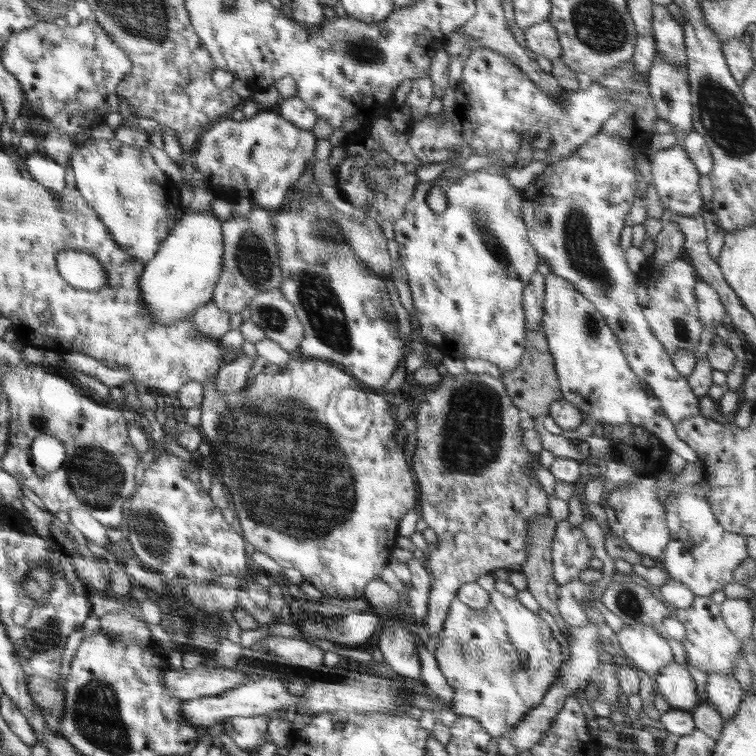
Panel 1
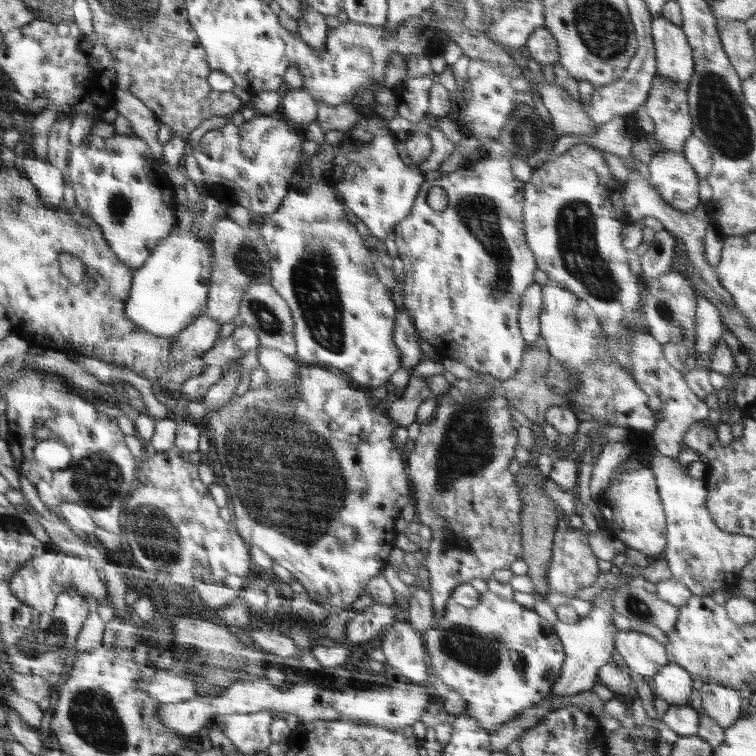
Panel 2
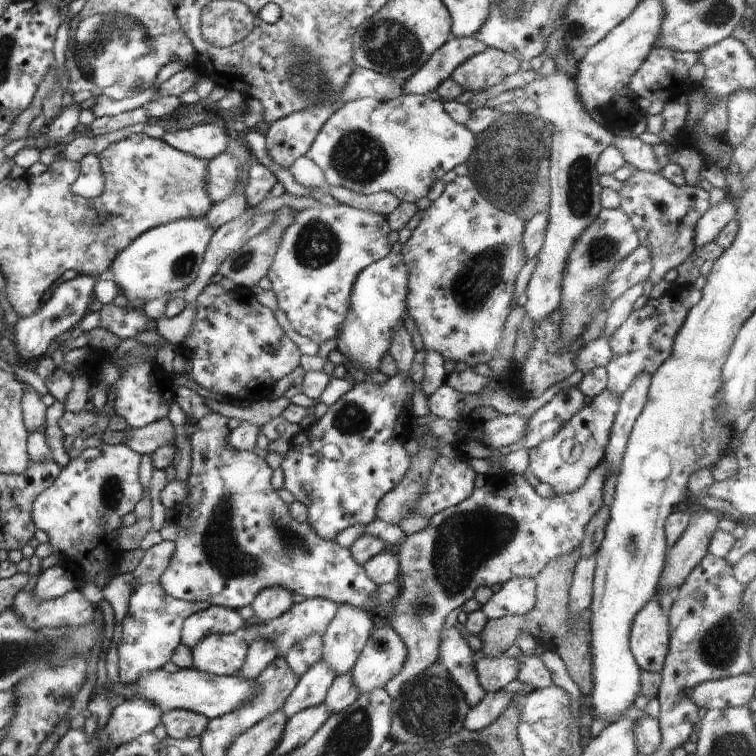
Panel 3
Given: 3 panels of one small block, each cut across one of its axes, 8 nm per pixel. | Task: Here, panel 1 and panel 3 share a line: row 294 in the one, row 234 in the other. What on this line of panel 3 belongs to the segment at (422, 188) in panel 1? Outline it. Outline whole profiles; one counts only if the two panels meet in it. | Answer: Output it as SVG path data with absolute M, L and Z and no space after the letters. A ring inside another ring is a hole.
M457 176L452 183L445 186L445 190L442 192L440 198L432 201L429 208L422 211L420 224L412 231L412 235L408 241L403 244L401 255L409 272L409 279L407 282L408 292L406 297L407 311L409 312L408 315L414 318L414 322L422 336L424 348L428 351L437 352L443 359L465 362L470 368L488 364L493 358L494 353L497 353L500 348L504 322L506 316L508 316L512 310L510 307L512 307L514 299L516 298L514 282L520 269L527 261L527 256L523 247L524 229L525 222L517 214L510 214L503 209L492 206L492 203L488 202L488 199L481 194L469 176Z

